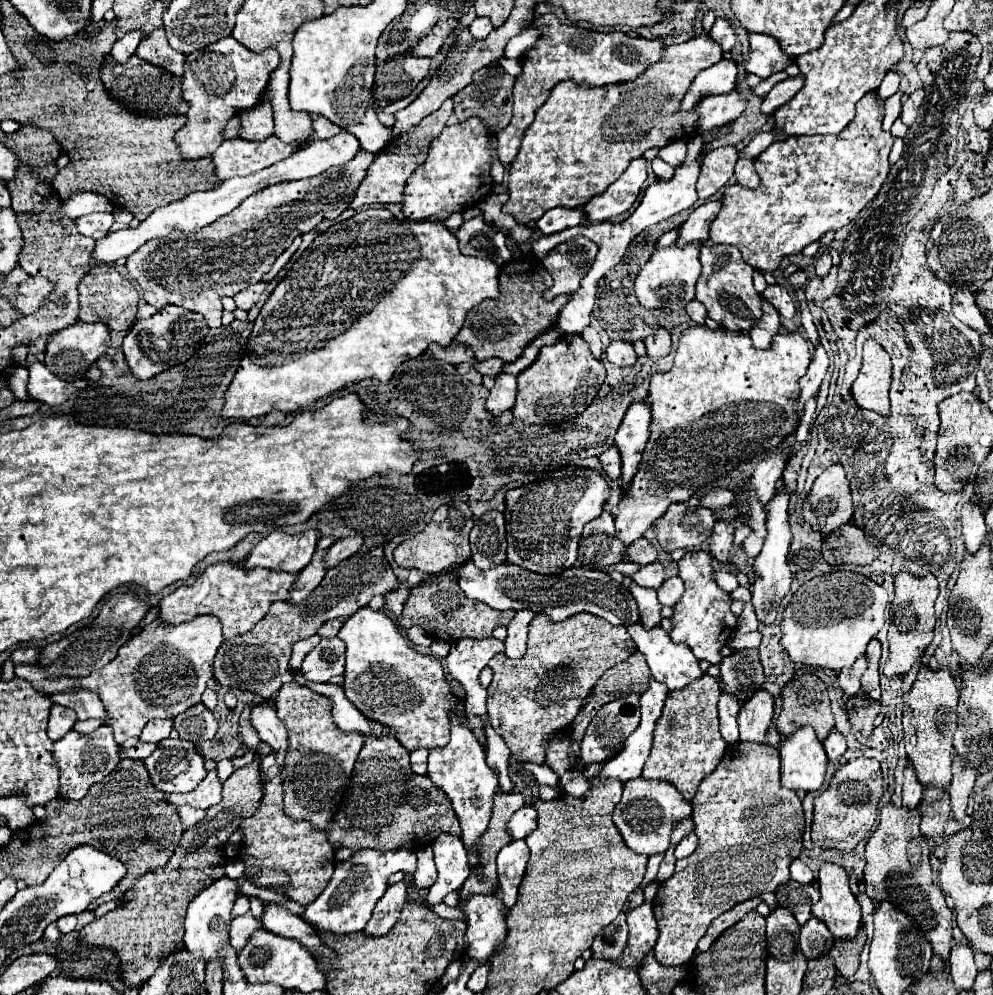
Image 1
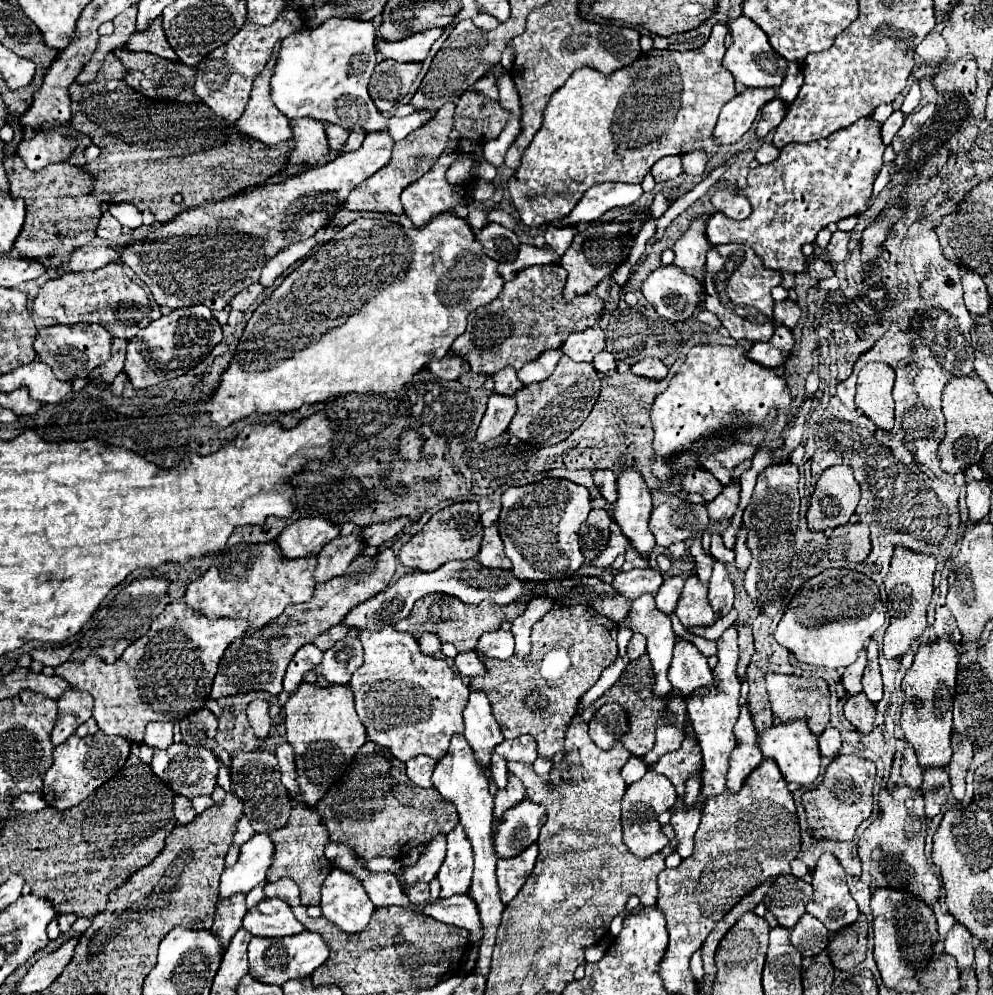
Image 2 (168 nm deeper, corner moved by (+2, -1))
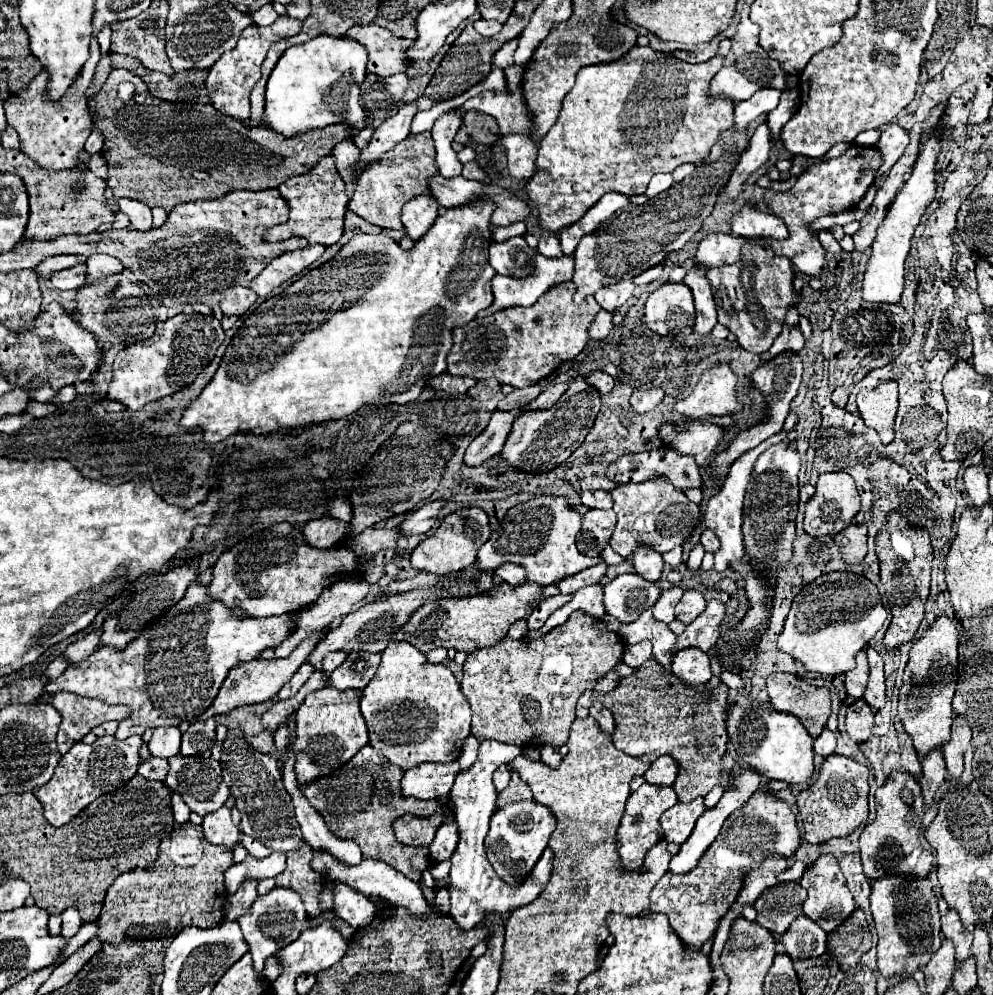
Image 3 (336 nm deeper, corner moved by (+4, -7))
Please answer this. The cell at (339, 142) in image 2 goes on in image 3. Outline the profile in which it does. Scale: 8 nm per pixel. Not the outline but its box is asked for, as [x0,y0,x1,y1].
[332,138,360,184]

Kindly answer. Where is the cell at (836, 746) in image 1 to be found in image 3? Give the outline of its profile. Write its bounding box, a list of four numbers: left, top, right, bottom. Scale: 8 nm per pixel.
[814,728,836,758]

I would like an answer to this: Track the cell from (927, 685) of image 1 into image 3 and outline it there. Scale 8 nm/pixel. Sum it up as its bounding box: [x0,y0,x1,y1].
[898,614,958,756]

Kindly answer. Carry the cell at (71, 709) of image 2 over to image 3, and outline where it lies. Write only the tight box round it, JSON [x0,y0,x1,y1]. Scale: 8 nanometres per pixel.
[52,692,130,754]

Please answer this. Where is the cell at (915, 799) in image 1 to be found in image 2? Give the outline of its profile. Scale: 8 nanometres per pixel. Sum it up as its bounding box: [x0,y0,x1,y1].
[902,744,922,788]

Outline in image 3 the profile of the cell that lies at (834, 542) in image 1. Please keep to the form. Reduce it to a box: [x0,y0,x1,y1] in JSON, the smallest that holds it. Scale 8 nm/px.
[834,526,866,564]

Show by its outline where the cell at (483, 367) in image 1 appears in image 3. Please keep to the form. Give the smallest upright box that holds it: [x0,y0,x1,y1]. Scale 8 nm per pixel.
[500,384,542,410]

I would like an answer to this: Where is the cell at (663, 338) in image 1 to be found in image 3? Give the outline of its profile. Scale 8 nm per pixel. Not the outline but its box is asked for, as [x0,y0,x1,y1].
[630,384,664,412]

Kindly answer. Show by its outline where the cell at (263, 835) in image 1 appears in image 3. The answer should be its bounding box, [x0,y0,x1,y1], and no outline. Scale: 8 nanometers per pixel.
[274,844,324,918]

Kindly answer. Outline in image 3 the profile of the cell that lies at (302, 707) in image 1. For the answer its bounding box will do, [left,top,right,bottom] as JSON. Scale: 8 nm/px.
[290,686,368,786]

